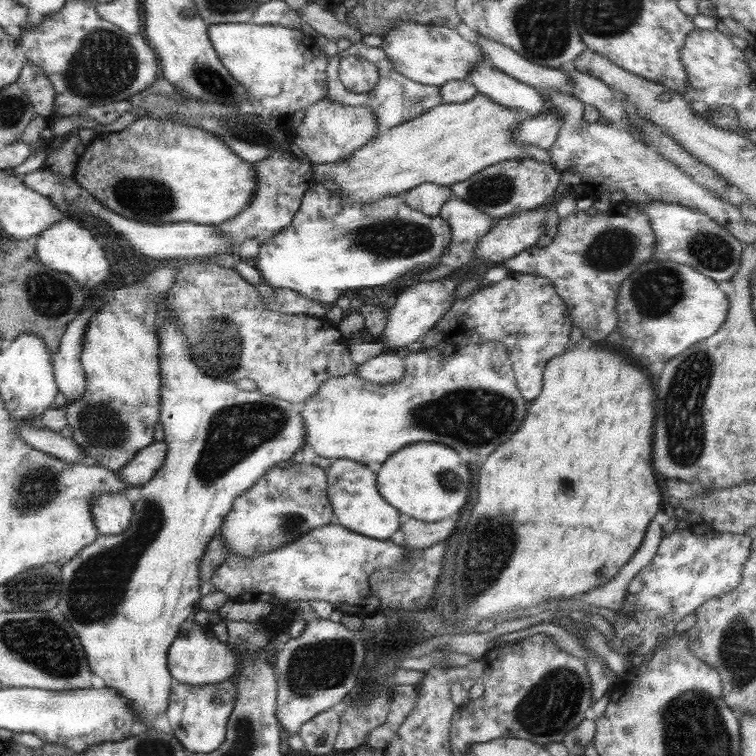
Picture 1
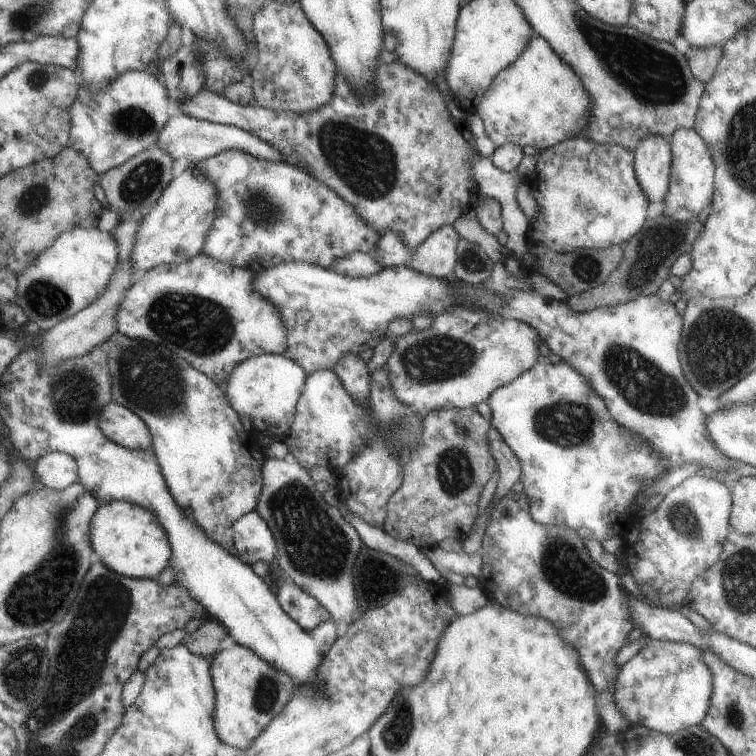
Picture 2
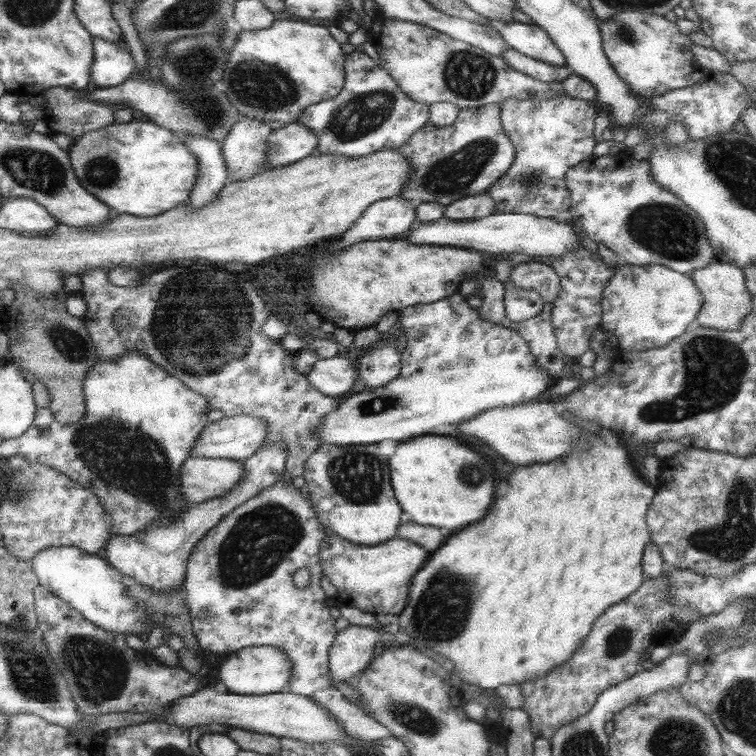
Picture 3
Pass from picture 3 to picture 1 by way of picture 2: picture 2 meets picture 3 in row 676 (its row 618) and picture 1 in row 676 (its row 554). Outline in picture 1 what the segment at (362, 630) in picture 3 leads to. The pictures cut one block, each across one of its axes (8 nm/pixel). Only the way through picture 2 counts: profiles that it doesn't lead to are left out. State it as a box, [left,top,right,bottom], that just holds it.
[273,601,365,737]

